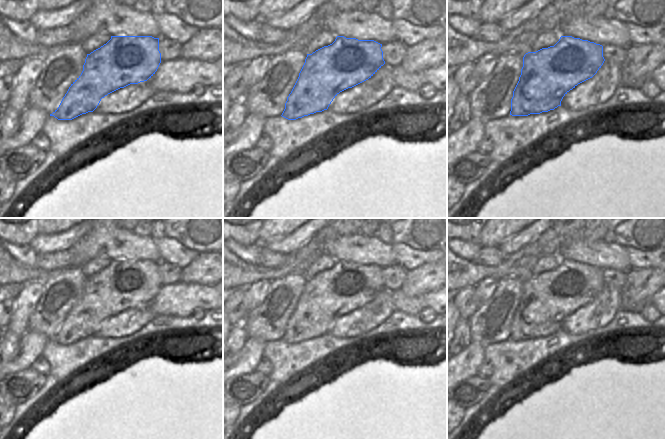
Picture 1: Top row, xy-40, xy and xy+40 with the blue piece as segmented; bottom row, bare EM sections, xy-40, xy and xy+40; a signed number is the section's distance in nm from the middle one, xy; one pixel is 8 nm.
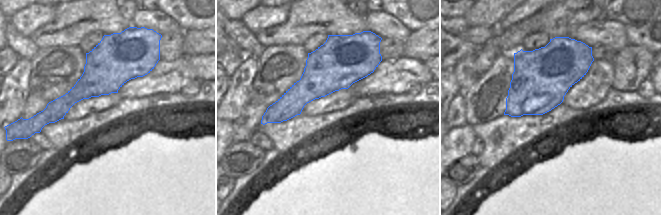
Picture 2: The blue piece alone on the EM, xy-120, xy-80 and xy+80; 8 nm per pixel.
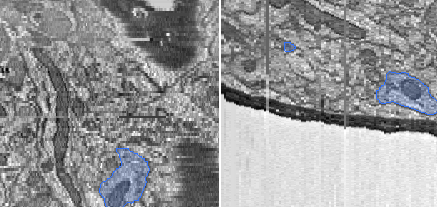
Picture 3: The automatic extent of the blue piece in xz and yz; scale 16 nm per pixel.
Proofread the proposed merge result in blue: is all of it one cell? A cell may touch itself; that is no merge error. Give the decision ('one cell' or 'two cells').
one cell

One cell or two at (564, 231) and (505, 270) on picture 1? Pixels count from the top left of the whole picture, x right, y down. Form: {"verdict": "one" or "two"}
{"verdict": "one"}

